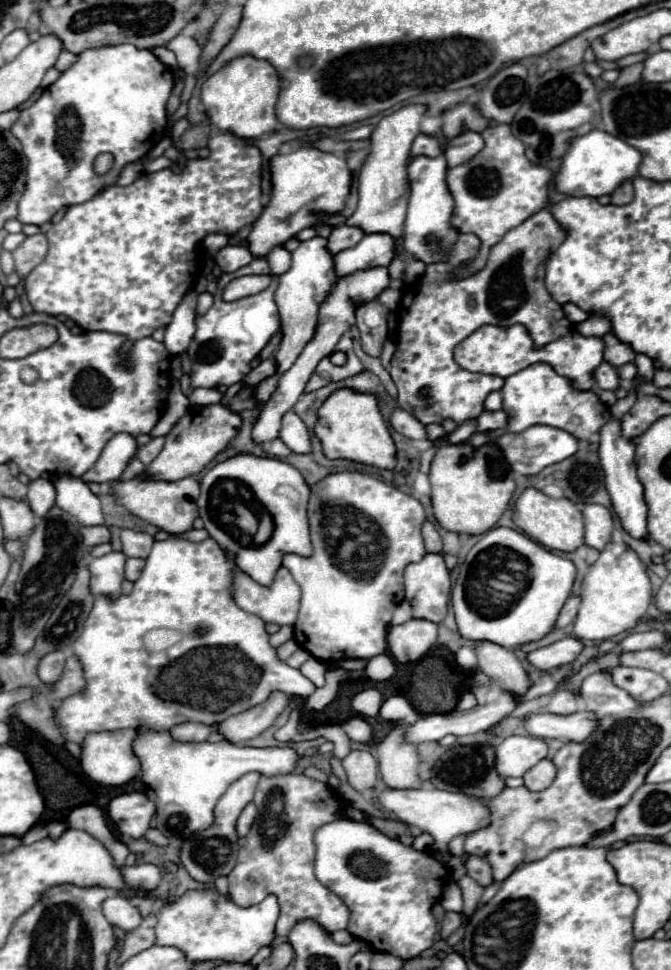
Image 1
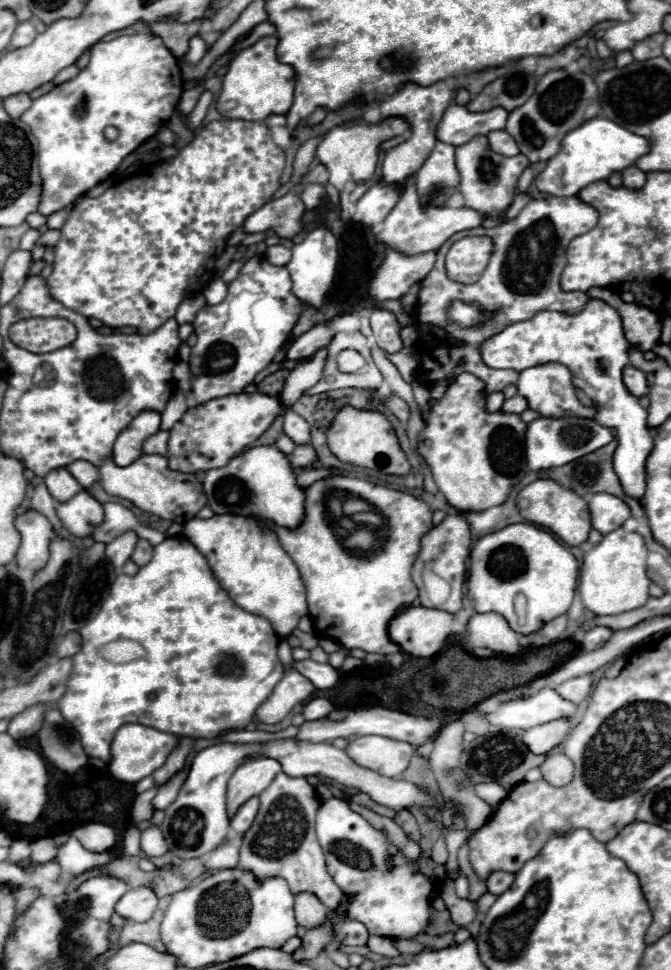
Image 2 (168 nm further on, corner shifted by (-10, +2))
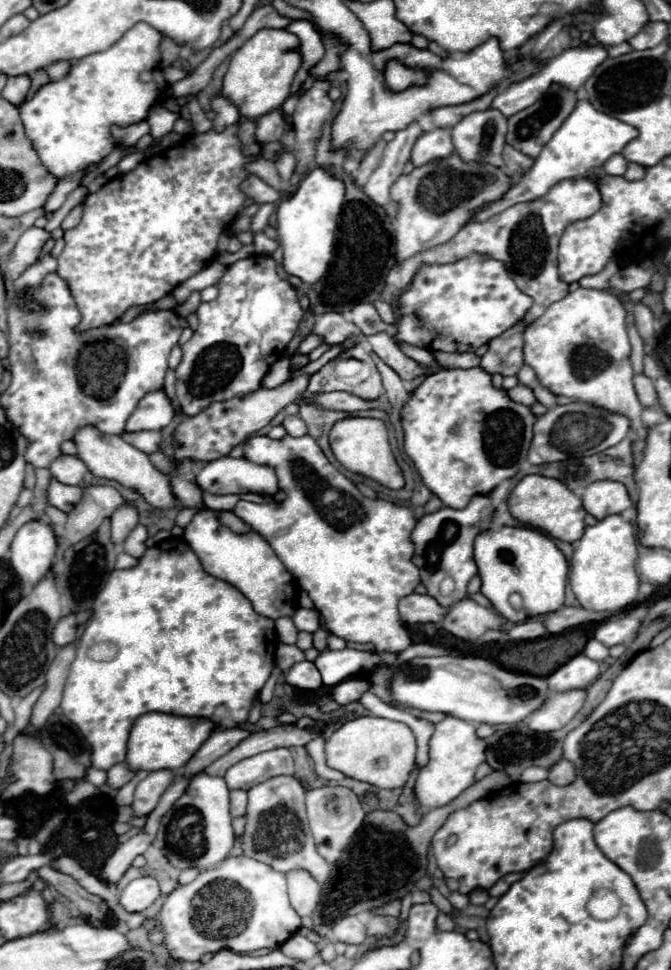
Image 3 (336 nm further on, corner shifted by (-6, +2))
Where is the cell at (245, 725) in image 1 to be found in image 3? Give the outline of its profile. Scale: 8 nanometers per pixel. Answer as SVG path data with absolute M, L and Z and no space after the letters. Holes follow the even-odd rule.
M303 660L303 662L297 662L285 674L285 682L295 688L301 688L301 690L317 690L321 686L321 674L317 672L313 662Z

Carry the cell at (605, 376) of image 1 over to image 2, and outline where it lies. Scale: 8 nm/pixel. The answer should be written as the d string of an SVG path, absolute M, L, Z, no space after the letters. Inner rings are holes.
M627 366L625 370L623 370L623 384L625 384L625 388L633 394L633 396L643 396L643 394L647 394L647 376L641 372L641 370L637 370L637 368L633 368L633 366Z

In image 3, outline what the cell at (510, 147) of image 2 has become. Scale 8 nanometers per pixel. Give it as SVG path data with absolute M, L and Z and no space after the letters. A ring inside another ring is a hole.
M505 144L503 148L503 160L505 160L505 168L509 174L517 174L517 172L525 174L533 166L533 158L525 156L523 152L517 152L509 144Z

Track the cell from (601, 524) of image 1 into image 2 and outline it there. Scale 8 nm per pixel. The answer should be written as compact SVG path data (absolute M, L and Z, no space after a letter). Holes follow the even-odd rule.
M593 494L589 502L593 528L603 536L605 532L613 532L613 528L621 528L623 522L631 516L629 506L611 494Z

